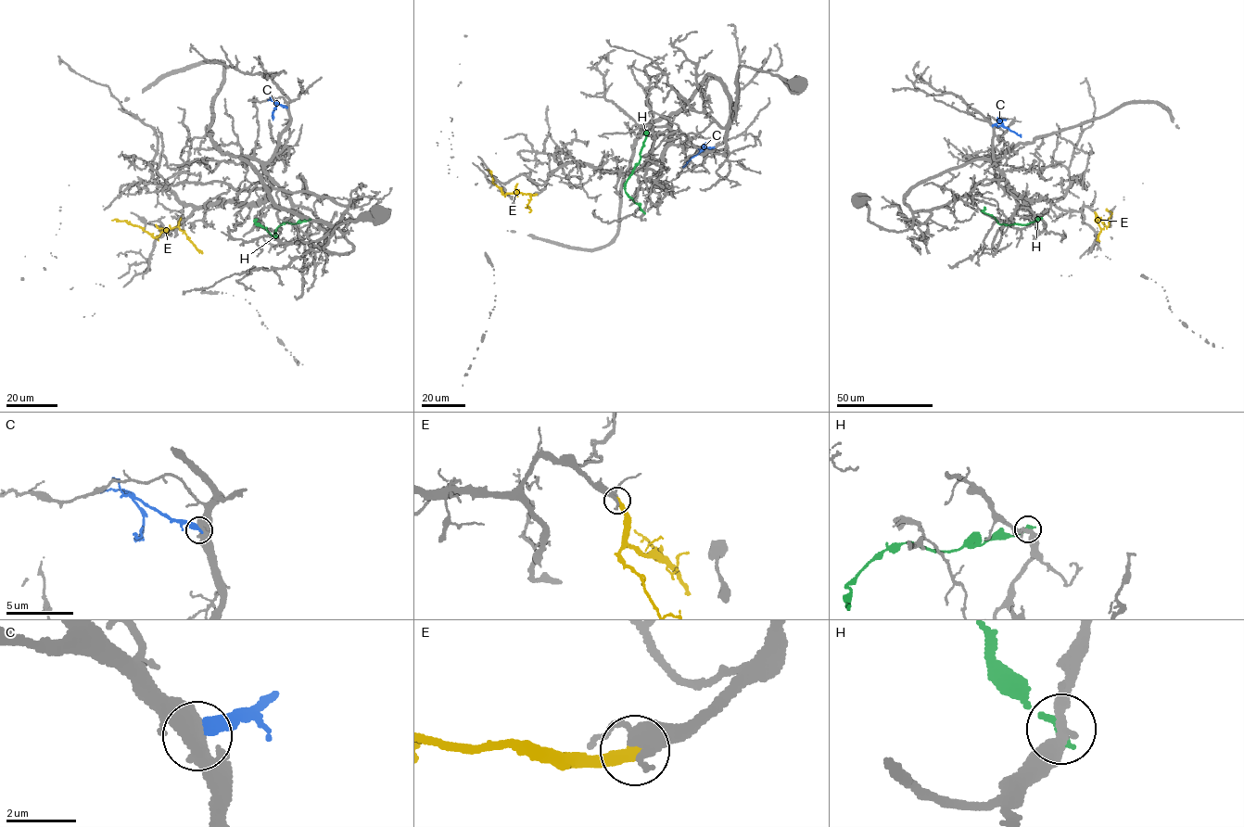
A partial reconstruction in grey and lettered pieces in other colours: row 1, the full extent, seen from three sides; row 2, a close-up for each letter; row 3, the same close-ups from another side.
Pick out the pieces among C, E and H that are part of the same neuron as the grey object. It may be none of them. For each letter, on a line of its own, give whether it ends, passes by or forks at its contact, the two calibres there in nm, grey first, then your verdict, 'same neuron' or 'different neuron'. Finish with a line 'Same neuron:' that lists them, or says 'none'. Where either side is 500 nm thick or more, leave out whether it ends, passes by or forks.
C: it ends; calibres 440 and 360 nm; different neuron
E: it ends; calibres 320 and 360 nm; same neuron
H: it ends; calibres 360 and 260 nm; different neuron
Same neuron: E

